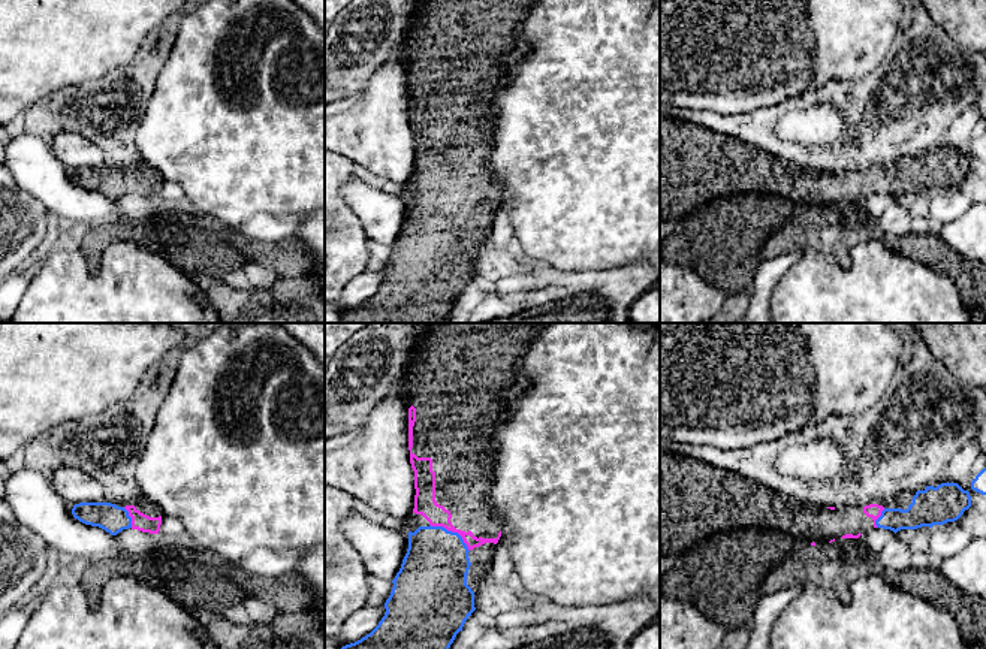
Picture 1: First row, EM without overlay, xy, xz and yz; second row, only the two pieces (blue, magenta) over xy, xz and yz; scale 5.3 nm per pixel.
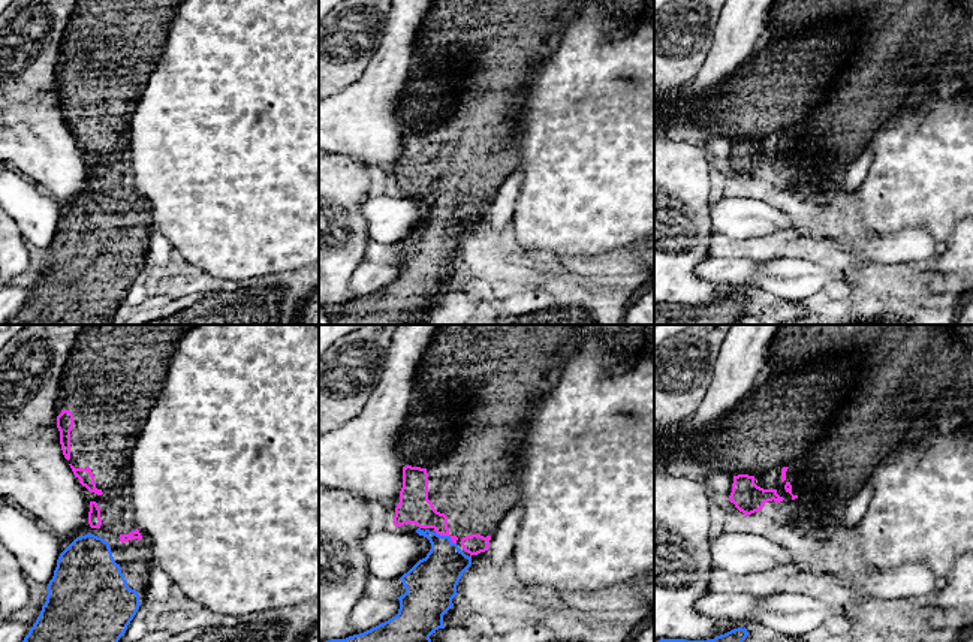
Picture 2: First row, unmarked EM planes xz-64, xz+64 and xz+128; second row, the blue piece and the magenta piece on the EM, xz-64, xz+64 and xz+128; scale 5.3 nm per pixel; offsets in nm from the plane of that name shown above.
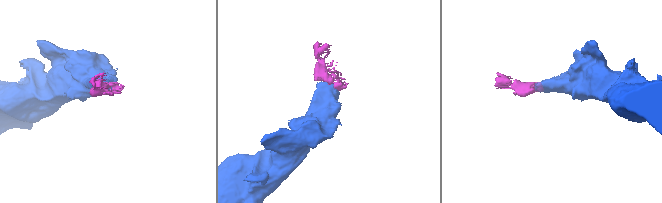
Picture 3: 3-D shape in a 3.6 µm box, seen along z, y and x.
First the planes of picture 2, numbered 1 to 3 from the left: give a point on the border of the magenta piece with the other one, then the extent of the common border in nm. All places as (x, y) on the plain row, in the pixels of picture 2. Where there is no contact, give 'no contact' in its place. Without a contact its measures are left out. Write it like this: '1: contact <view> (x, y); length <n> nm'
1: no contact
2: contact xz+64 (446, 201); length 130 nm
3: no contact

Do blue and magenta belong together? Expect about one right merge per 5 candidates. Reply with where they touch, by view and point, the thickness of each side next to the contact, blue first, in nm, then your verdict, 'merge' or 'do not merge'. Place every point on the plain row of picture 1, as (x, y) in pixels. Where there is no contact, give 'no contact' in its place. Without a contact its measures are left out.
xz (451, 196) | 360/120 nm | merge

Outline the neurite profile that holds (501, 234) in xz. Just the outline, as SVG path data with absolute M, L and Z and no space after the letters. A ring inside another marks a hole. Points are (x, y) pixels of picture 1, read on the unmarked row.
M501 202L497 208L497 215L495 215L495 220L491 226L491 229L489 229L489 235L492 238L495 251L498 254L507 254L515 236L513 236L513 230L510 226L510 211Z

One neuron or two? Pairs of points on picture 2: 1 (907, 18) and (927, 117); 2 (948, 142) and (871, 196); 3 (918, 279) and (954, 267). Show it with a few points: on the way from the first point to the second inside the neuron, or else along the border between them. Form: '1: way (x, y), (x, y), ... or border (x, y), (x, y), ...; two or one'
1: border (921, 62), (906, 59), (895, 74), (895, 81); two
2: way (928, 162), (898, 192), (891, 192); one
3: way (927, 279), (942, 279), (945, 276); one

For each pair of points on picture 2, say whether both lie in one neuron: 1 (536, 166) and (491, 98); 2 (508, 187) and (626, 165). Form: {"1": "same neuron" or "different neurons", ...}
{"1": "different neurons", "2": "different neurons"}

